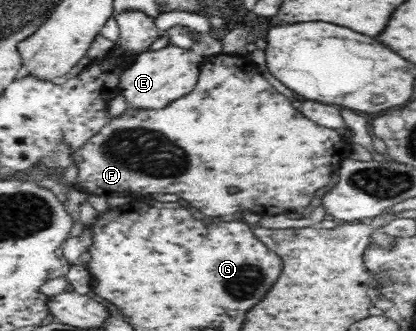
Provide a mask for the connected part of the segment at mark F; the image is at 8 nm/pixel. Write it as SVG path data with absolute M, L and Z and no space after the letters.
M221 54L214 55L214 58L206 58L194 90L191 90L190 94L182 96L180 100L167 104L164 110L146 112L130 107L122 116L110 119L109 124L104 126L97 136L94 136L82 149L72 154L72 160L76 161L79 171L76 185L88 193L106 196L106 198L110 198L110 196L134 197L135 195L150 194L150 192L176 194L176 196L188 200L196 210L202 210L202 212L208 210L206 216L226 216L226 214L244 212L245 210L256 212L262 216L285 214L291 210L308 212L311 209L312 200L318 195L316 192L319 193L329 185L332 176L339 170L338 166L353 151L353 144L348 142L346 138L342 138L338 130L322 128L322 126L314 124L312 120L306 120L306 116L302 112L298 112L284 94L274 90L264 76L256 74L254 70L246 72L240 66L232 66L230 62L224 62L224 60L220 62Z

